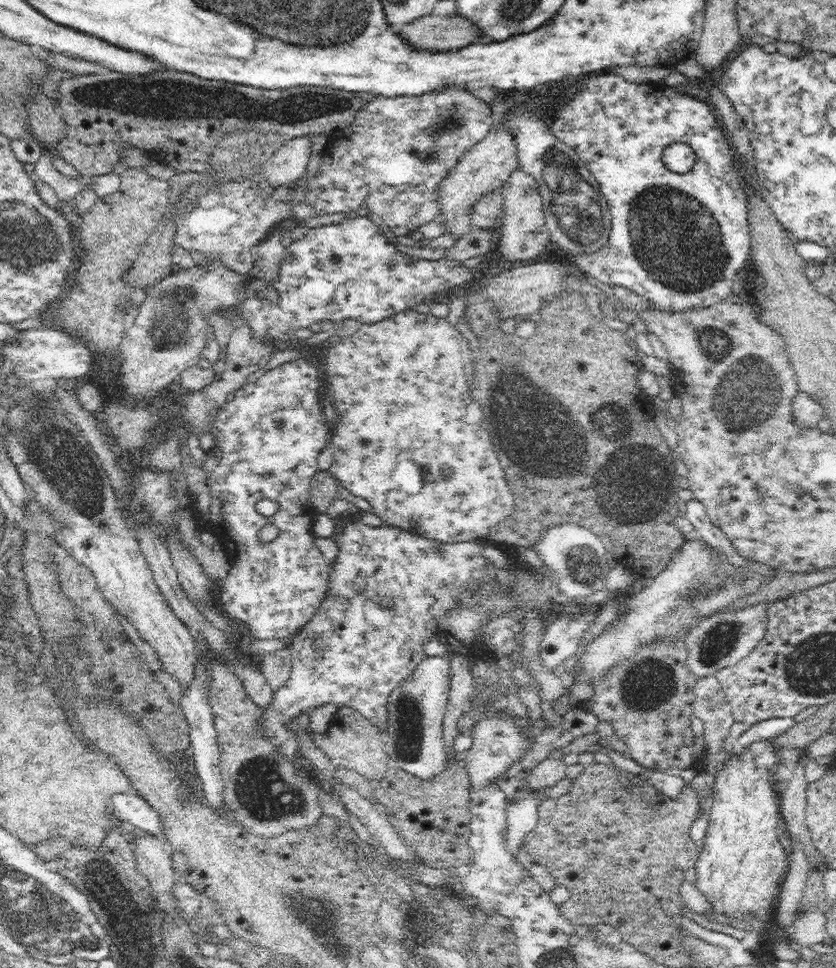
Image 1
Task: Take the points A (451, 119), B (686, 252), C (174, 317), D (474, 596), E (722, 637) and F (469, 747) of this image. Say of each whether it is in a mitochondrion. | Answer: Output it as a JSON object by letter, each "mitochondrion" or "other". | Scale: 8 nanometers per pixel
{"A":"mitochondrion","B":"mitochondrion","C":"mitochondrion","D":"mitochondrion","E":"mitochondrion","F":"other"}

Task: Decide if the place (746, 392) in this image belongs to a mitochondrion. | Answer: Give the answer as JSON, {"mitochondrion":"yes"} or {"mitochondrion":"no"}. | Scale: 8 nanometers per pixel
{"mitochondrion":"yes"}

